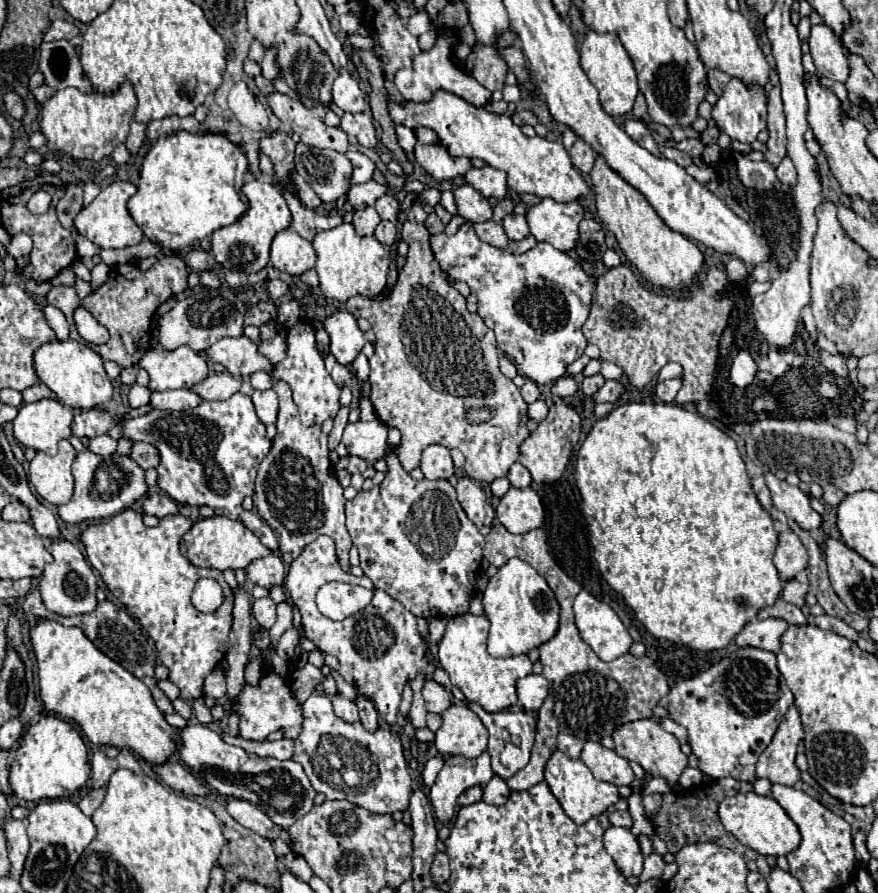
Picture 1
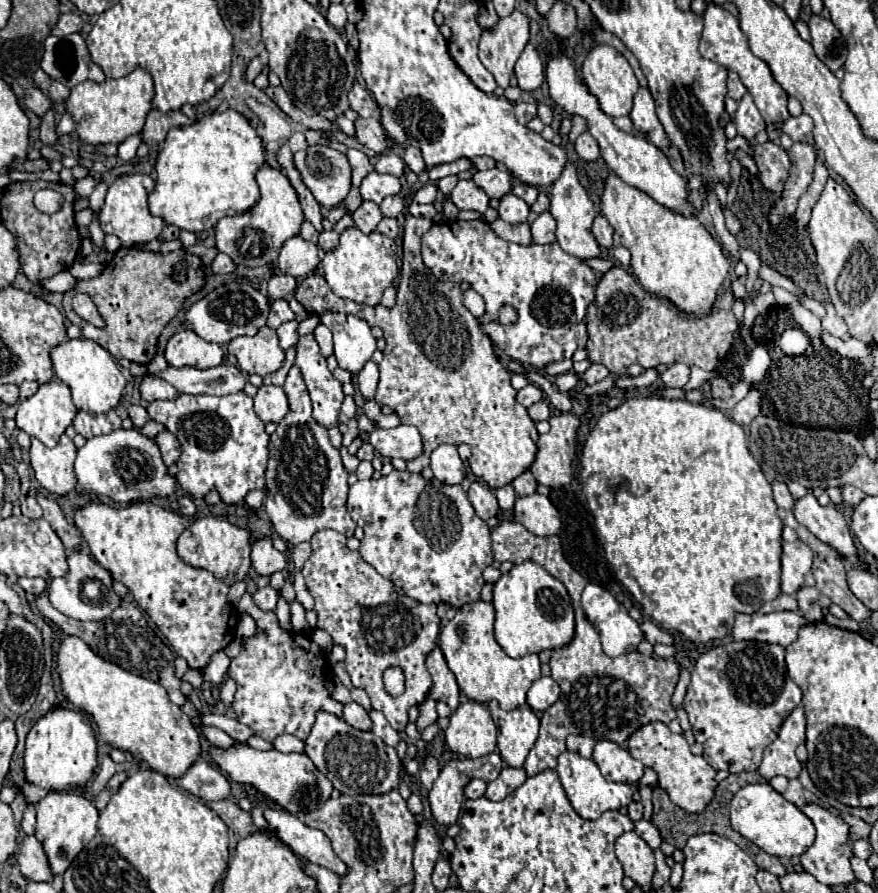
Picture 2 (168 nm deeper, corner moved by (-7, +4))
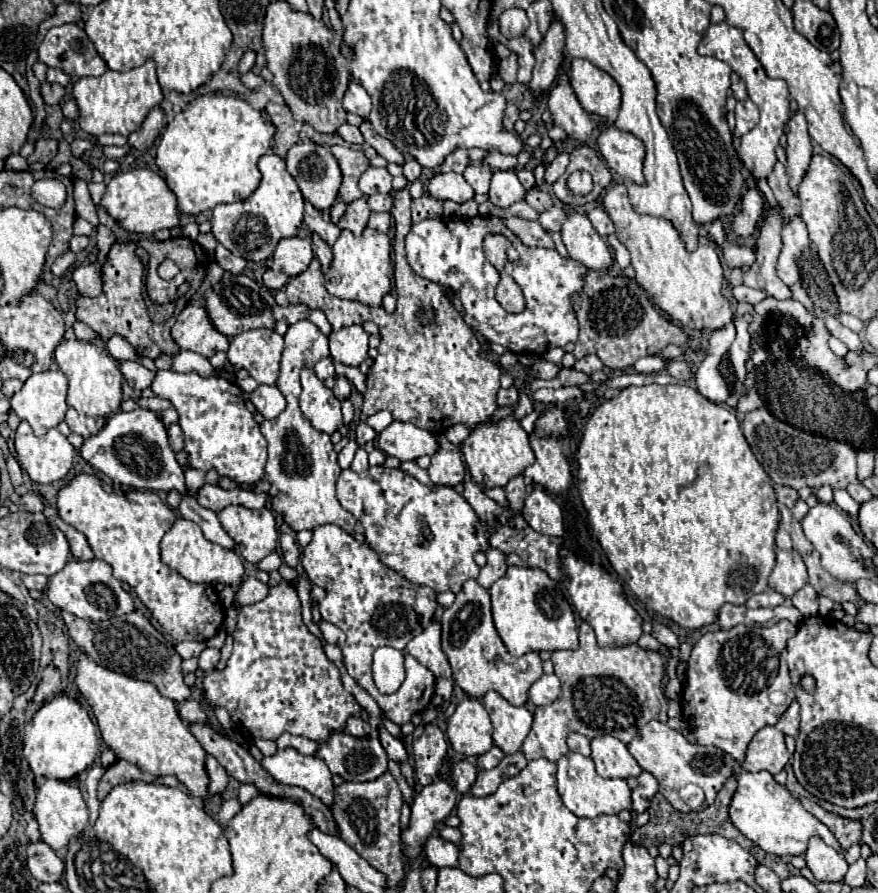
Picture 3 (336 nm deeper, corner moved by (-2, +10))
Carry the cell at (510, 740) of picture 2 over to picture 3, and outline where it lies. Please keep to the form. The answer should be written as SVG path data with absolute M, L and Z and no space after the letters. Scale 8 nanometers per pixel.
M488 692L484 696L484 706L492 718L494 744L502 748L504 754L514 754L522 748L524 738L530 732L532 718L526 706L512 706L498 692Z

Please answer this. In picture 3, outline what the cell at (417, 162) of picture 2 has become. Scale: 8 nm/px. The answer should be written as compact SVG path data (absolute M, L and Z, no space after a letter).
M412 158L412 160L406 160L406 164L402 166L404 168L404 176L406 176L406 180L408 182L414 182L414 180L418 180L418 176L420 176L420 172L422 172L422 166Z

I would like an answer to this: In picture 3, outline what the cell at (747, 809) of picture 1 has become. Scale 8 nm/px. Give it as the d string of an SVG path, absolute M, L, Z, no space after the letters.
M738 764L735 779L738 780L738 788L730 804L730 820L748 840L752 840L764 852L774 856L800 856L806 852L808 840L812 836L822 838L835 850L842 850L834 834L822 822L818 822L818 818L806 812L800 800L792 796L784 786L780 786L770 772L760 770L760 772L750 773Z

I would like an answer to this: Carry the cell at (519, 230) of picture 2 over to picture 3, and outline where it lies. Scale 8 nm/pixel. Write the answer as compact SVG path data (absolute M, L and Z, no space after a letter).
M504 218L504 224L526 244L526 246L542 246L542 248L554 248L552 236L542 230L538 222L530 222L524 218Z

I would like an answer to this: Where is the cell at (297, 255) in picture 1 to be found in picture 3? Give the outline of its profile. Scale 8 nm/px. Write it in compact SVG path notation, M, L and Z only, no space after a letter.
M298 236L280 240L272 258L274 270L280 270L290 278L298 276L310 266L310 262L314 258L312 242L310 242L310 238L298 238Z

